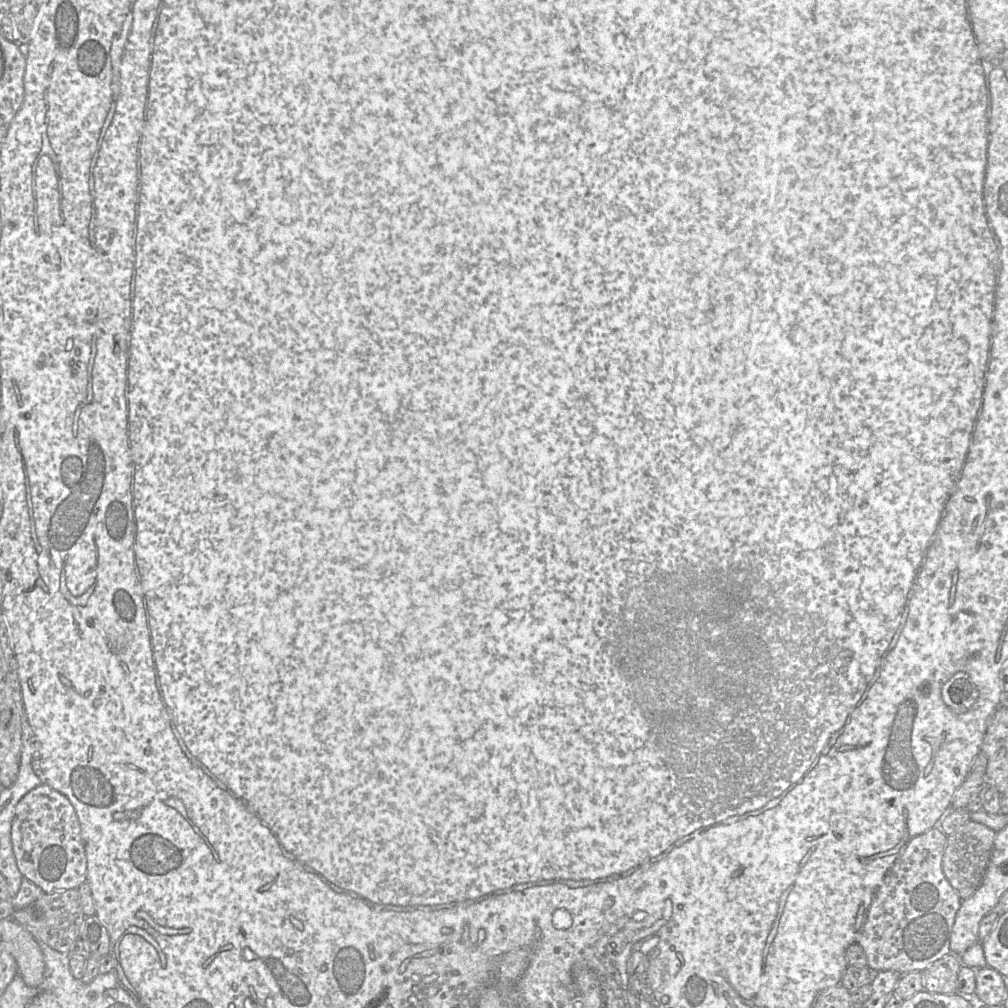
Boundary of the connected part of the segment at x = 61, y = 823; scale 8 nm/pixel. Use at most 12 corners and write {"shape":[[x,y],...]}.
{"shape":[[41,784],[18,802],[19,871],[45,893],[86,883],[80,818]]}

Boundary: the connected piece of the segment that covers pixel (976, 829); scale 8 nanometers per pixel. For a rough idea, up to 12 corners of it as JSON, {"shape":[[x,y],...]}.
{"shape":[[969,821],[947,838],[943,873],[963,901],[983,883],[996,833]]}

